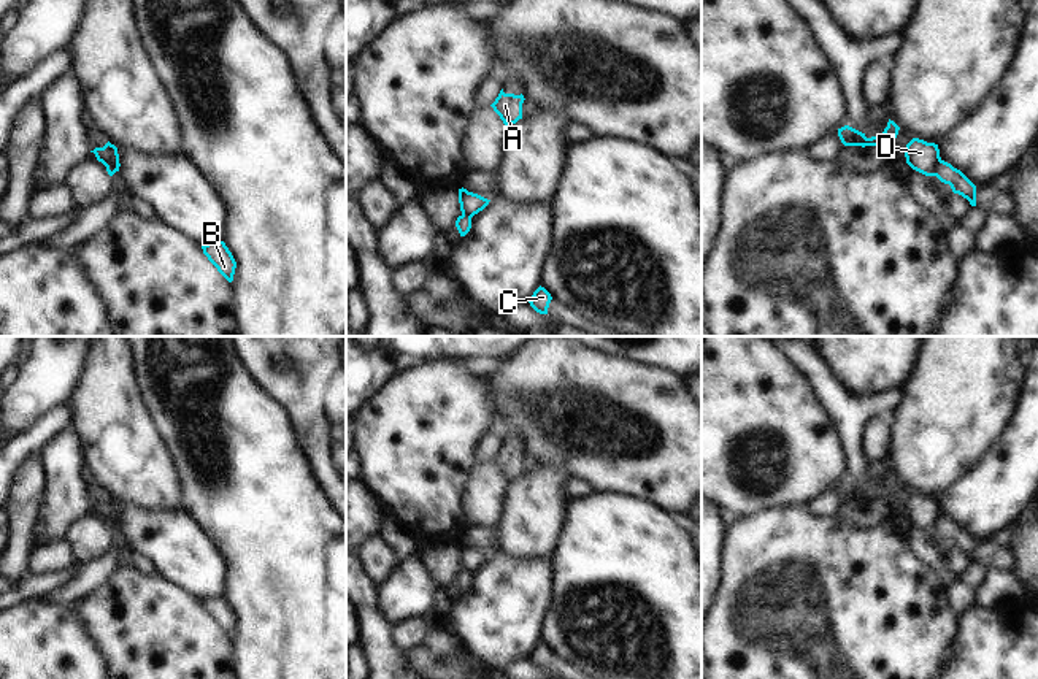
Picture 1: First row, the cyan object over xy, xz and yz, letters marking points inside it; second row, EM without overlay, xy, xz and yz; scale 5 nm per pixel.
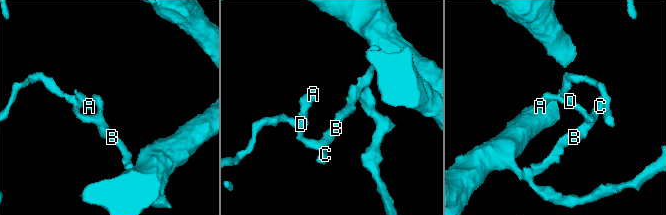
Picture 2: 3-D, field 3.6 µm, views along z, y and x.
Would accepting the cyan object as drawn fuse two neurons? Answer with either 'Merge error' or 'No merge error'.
Merge error.

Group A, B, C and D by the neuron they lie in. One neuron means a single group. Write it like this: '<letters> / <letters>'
A D / B C

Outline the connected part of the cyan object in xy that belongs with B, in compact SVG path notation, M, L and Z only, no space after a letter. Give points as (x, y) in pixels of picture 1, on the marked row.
M224 241L208 243L202 246L203 254L217 268L217 271L229 281L233 281L236 262Z

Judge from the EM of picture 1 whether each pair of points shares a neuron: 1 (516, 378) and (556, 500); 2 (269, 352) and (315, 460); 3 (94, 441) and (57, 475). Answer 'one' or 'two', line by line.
1: two
2: one
3: two

